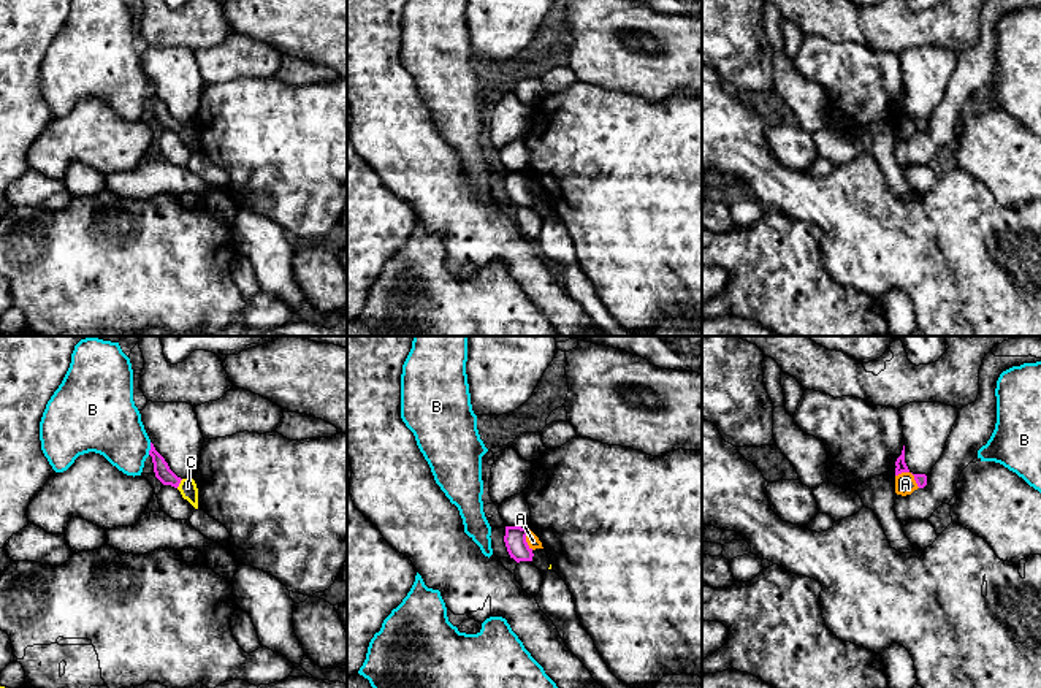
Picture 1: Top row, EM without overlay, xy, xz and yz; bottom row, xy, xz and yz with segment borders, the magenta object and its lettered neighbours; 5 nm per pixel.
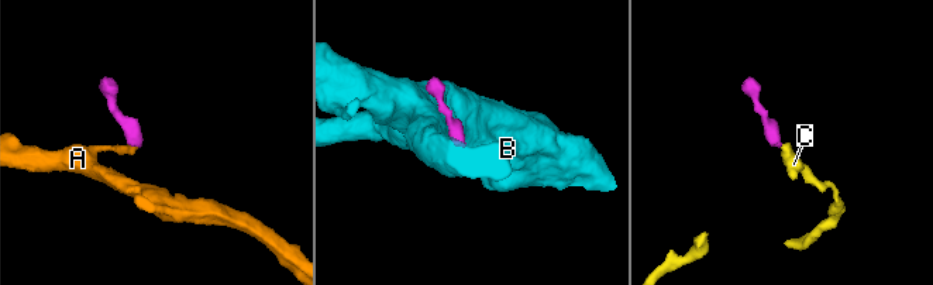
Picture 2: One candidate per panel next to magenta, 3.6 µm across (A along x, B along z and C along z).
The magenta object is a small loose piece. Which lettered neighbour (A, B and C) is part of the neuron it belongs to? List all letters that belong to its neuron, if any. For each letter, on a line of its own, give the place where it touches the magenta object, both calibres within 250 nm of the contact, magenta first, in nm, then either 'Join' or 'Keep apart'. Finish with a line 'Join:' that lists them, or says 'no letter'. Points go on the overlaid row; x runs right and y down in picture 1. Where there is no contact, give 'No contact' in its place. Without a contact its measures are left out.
A: Touches magenta at yz (911, 473). Thickness 60 nm (magenta) against 110 nm. Keep apart
B: Touches magenta at xy (151, 449). Thickness 80 nm (magenta) against 320 nm. Keep apart
C: Touches magenta at xy (179, 482). Thickness 80 nm (magenta) against 90 nm. Join
Join: C

